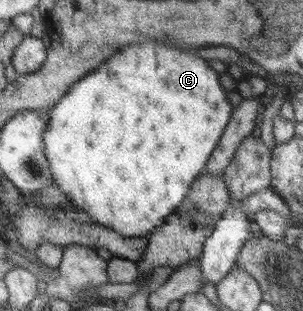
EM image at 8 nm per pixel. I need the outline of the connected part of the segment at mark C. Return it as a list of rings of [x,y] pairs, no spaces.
[[[145,38],[142,43],[134,44],[132,46],[125,47],[122,51],[118,51],[112,59],[109,59],[109,62],[102,63],[96,71],[86,74],[84,78],[81,78],[80,82],[73,83],[73,85],[70,86],[70,89],[66,92],[65,97],[61,98],[54,107],[50,108],[50,113],[48,113],[49,127],[46,127],[46,132],[42,135],[42,139],[45,140],[46,158],[49,159],[50,167],[53,170],[54,184],[60,186],[60,189],[67,193],[68,198],[71,200],[72,206],[76,209],[82,209],[84,210],[84,213],[90,215],[92,223],[113,229],[118,232],[118,234],[122,234],[124,237],[147,236],[156,230],[158,226],[161,226],[169,215],[172,215],[174,212],[178,211],[178,209],[185,202],[185,198],[189,193],[189,190],[192,189],[194,181],[197,181],[197,178],[205,172],[206,163],[209,161],[209,158],[212,157],[212,153],[216,149],[218,142],[221,139],[221,135],[225,133],[225,127],[229,123],[230,101],[228,101],[228,97],[226,97],[224,86],[222,87],[222,85],[220,85],[220,77],[218,77],[218,73],[216,73],[216,71],[214,71],[214,69],[206,63],[206,59],[202,59],[200,55],[196,55],[196,50],[199,49],[178,48],[174,47],[174,45],[168,44],[166,40],[160,40],[160,42],[158,42],[156,39]]]

